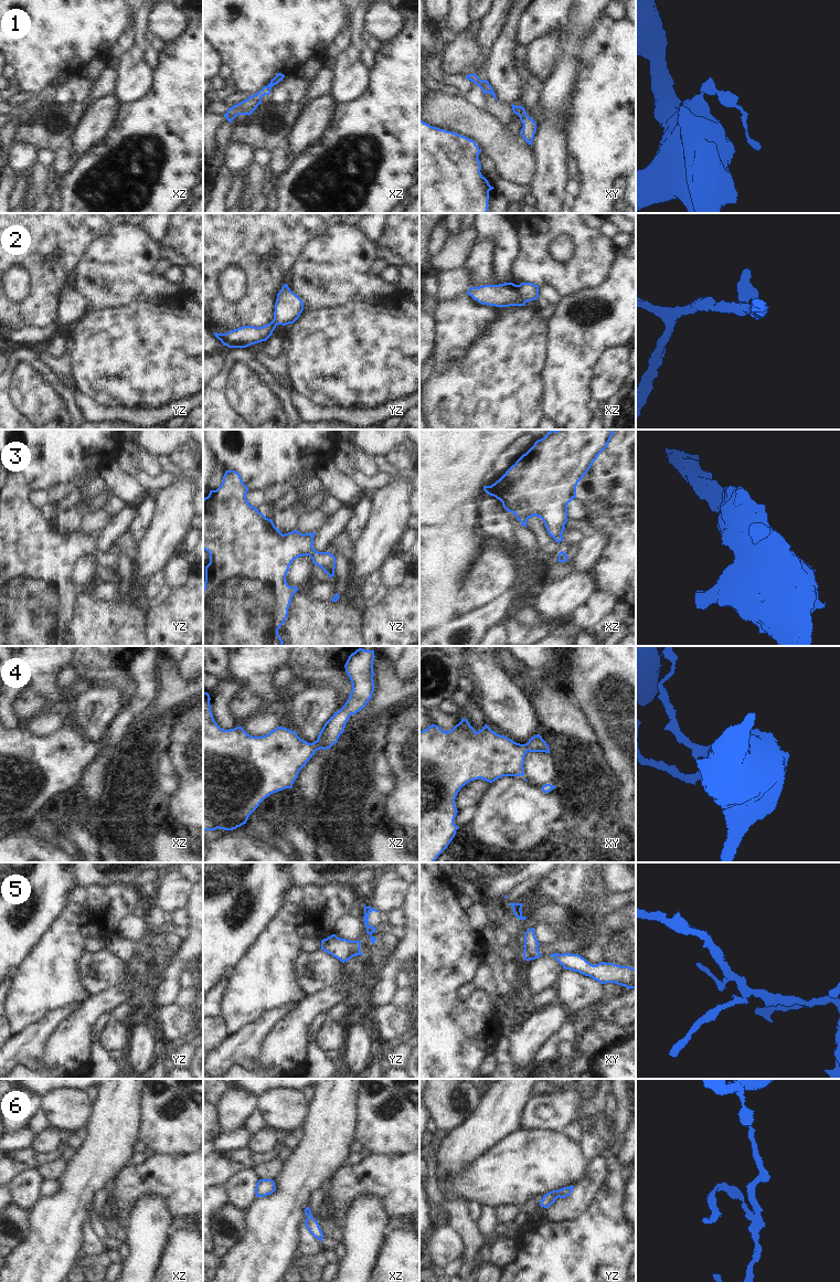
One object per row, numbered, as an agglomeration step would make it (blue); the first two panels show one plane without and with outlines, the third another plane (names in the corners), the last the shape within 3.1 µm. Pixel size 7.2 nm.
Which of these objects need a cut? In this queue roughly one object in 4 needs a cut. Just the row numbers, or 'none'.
none

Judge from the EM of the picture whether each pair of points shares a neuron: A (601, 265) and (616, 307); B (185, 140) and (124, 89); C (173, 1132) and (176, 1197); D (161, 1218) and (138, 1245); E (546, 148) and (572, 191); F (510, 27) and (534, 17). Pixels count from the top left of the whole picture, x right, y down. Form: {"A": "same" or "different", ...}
{"A": "different", "B": "different", "C": "different", "D": "same", "E": "different", "F": "different"}

